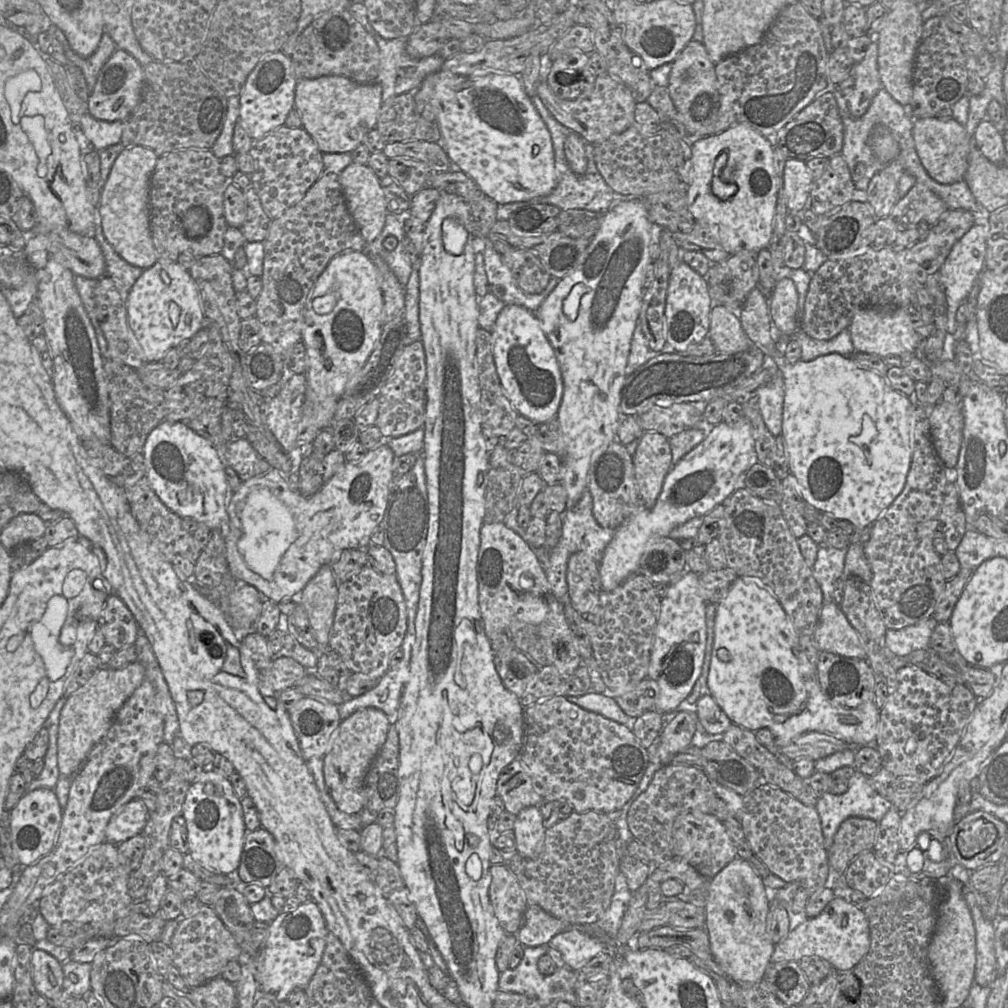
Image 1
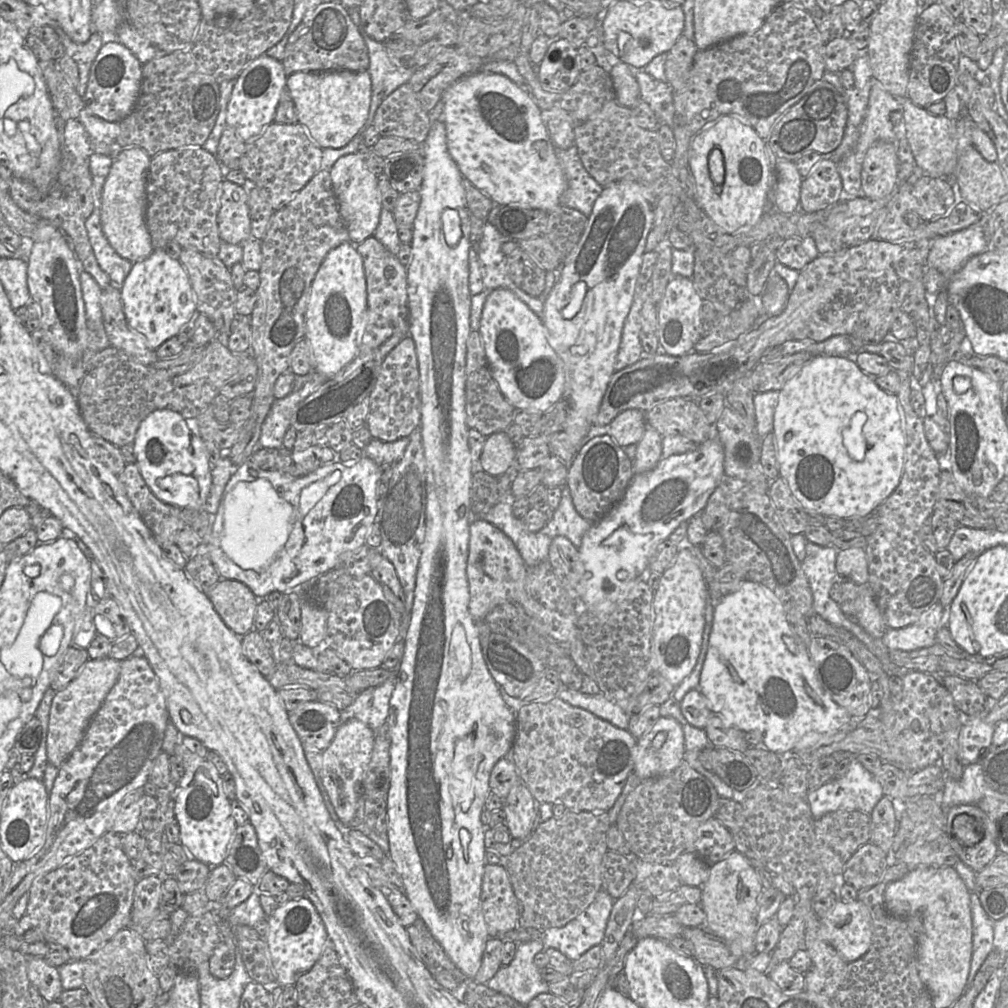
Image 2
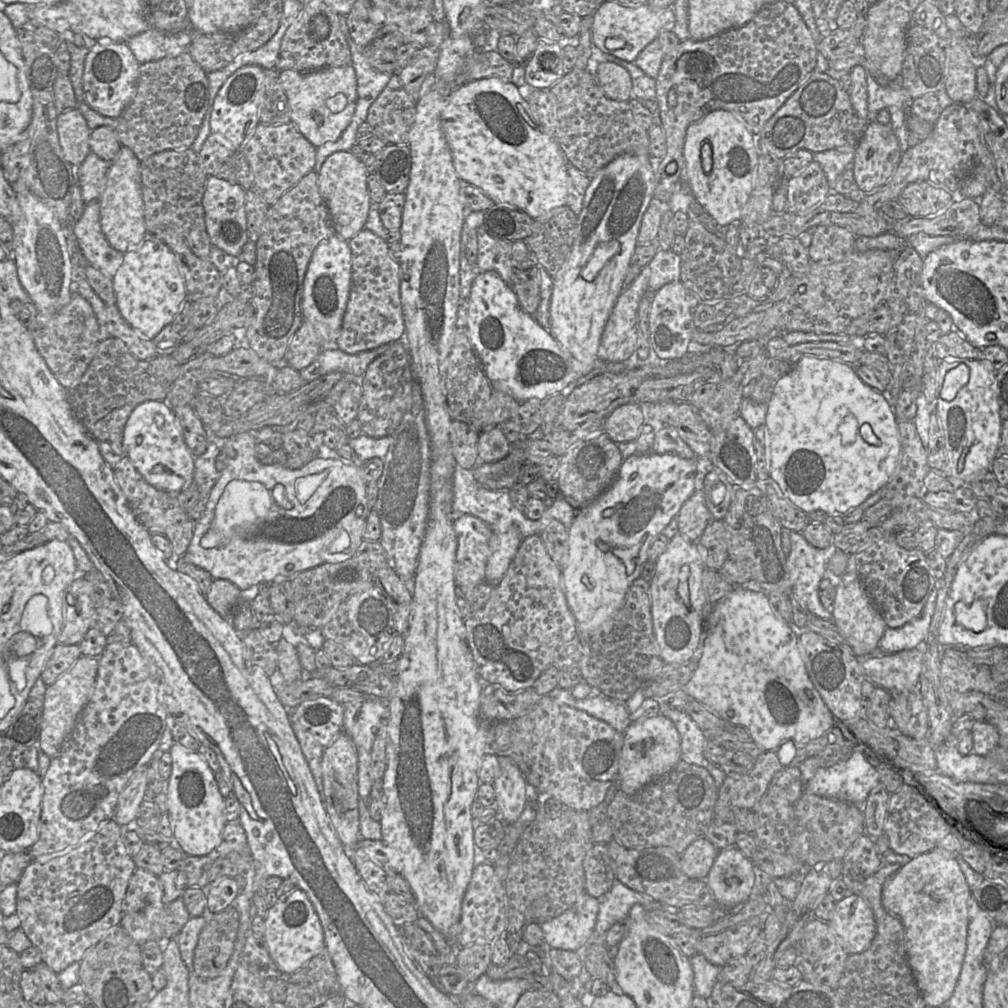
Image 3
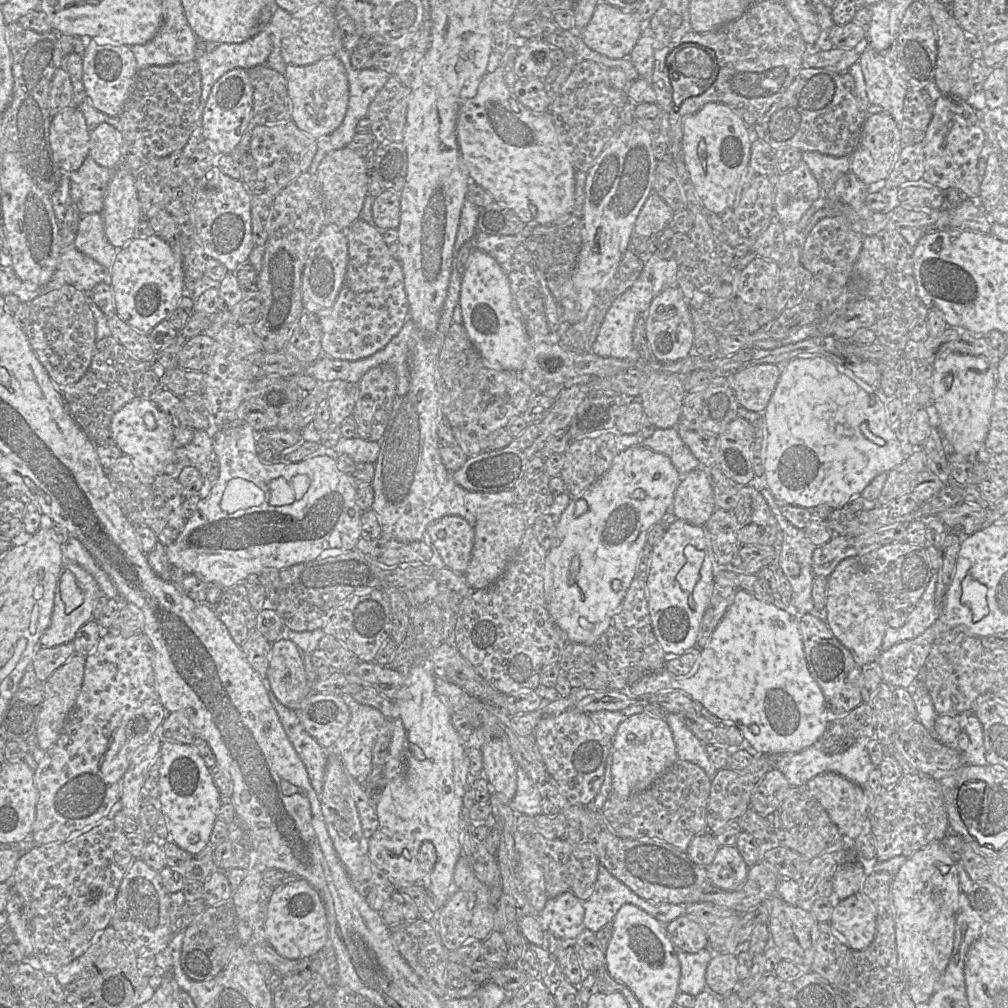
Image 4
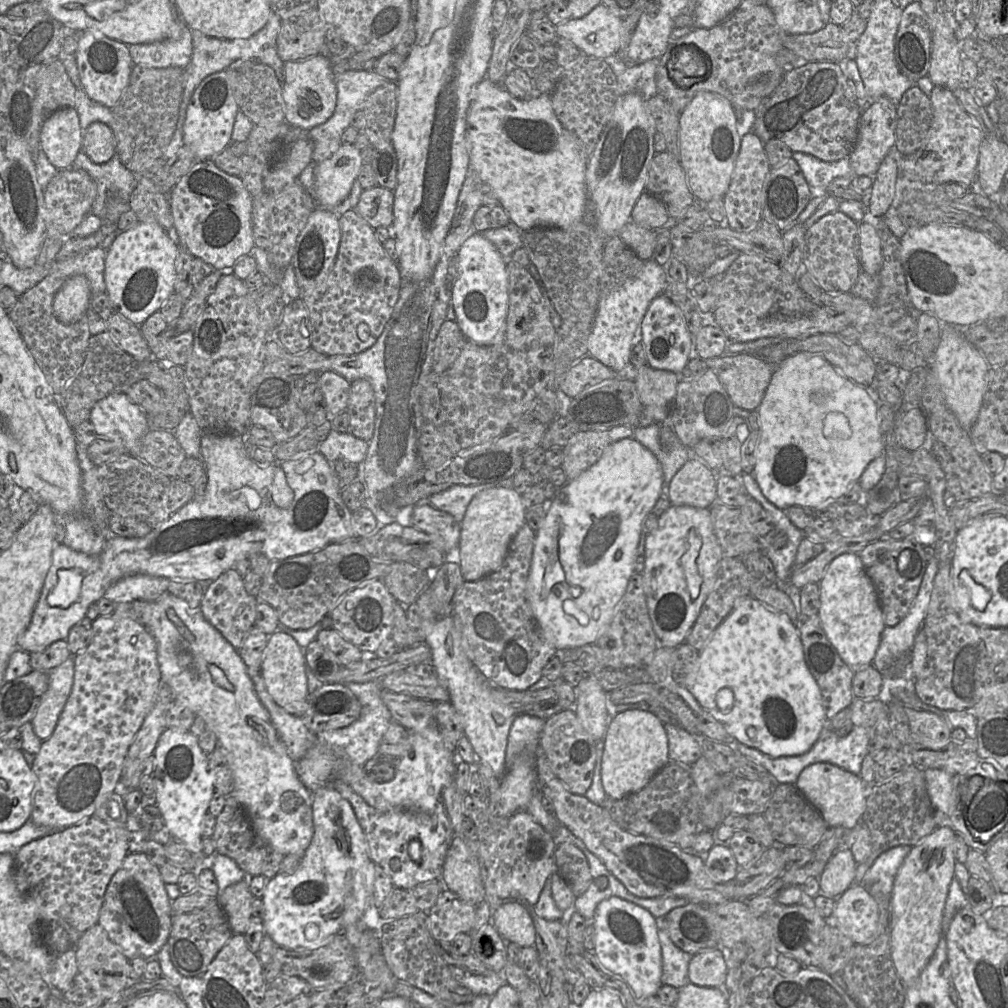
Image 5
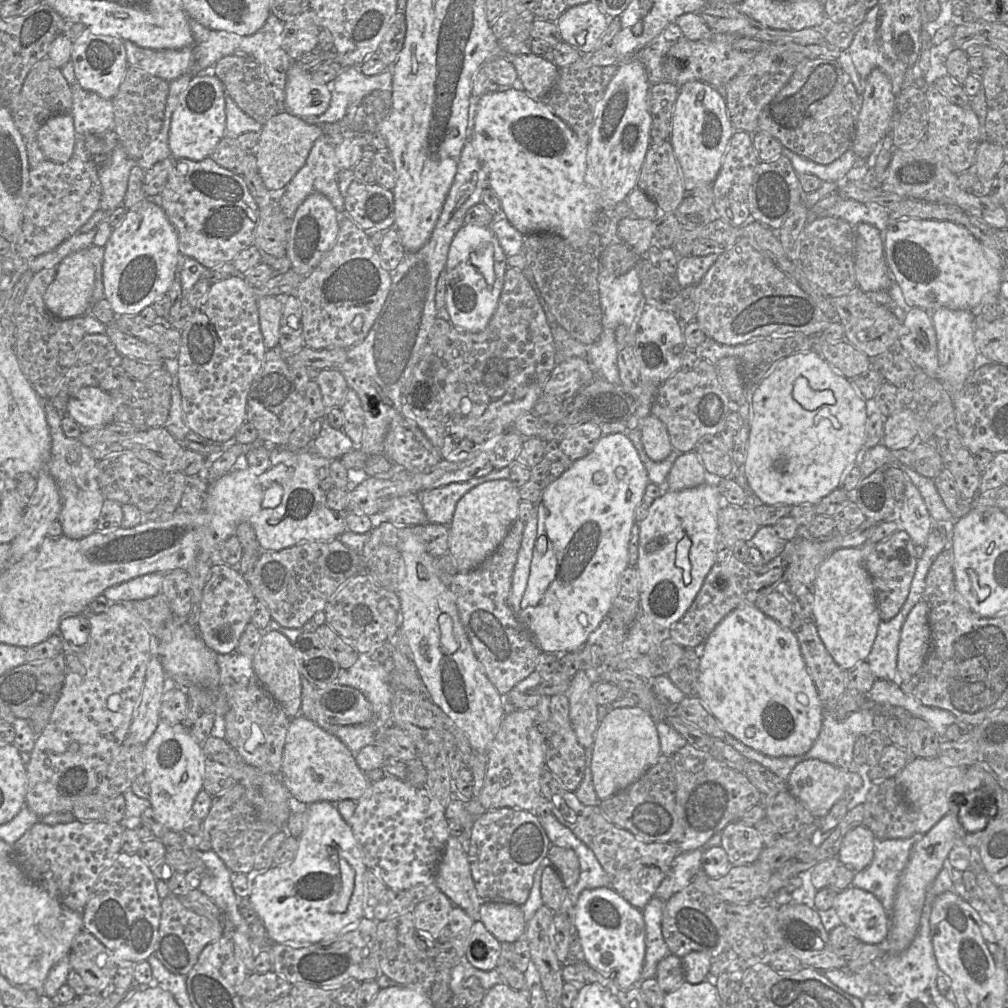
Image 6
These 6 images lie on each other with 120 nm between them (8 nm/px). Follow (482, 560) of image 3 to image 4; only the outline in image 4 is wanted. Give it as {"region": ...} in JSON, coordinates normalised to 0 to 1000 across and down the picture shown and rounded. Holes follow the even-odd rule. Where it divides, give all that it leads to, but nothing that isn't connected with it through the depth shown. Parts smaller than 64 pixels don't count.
{"region":[[[443,511],[429,518],[423,535],[438,552],[441,562],[461,568],[469,547],[470,522],[456,512]]]}

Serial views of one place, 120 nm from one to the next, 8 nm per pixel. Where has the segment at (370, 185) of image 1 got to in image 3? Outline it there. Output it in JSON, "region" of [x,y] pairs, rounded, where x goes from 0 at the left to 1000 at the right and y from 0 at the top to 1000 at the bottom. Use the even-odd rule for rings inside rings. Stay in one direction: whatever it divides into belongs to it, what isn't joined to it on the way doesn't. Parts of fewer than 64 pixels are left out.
{"region":[[[348,150],[328,153],[315,173],[316,189],[326,207],[332,231],[343,239],[362,226],[368,204],[364,176],[361,163]]]}

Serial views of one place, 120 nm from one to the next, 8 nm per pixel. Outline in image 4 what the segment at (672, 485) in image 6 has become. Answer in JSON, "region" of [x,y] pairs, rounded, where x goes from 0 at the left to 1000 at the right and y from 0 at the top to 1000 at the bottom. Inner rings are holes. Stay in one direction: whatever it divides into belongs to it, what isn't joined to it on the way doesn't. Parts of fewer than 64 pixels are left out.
{"region":[[[699,464],[687,466],[677,473],[668,497],[672,515],[689,522],[699,522],[710,504],[707,484]]]}

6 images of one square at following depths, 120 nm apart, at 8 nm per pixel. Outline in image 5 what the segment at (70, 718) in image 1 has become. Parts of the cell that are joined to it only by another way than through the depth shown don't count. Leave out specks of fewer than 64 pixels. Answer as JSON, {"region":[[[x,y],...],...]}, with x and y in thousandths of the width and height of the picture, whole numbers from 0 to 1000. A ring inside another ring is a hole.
{"region":[[[68,652],[49,667],[49,680],[32,713],[36,730],[47,734],[55,724],[73,676],[73,653]]]}

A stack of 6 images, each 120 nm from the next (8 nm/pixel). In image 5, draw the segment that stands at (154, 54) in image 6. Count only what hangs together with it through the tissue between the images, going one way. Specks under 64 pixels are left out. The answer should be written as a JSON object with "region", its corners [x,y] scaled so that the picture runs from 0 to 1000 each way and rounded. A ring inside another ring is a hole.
{"region":[[[182,25],[177,39],[127,46],[133,65],[184,67],[188,63],[191,53],[190,30]]]}

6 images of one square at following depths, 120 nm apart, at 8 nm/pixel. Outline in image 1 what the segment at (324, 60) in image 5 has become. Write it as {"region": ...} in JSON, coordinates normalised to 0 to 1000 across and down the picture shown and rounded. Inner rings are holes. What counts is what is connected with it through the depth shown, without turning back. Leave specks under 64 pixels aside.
{"region":[[[319,75],[296,79],[293,88],[293,107],[297,111],[301,127],[313,139],[319,152],[349,152],[363,133],[373,126],[379,104],[379,87],[375,81],[355,82],[341,75]]]}

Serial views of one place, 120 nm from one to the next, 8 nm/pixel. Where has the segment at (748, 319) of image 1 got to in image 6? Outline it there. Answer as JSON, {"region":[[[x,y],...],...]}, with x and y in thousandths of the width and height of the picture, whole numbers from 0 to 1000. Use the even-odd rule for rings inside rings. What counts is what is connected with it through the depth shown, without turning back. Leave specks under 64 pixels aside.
{"region":[[[809,348],[775,356],[745,386],[745,420],[740,457],[736,466],[746,487],[760,501],[811,500],[832,483],[841,462],[852,460],[858,438],[859,397],[844,378]]]}

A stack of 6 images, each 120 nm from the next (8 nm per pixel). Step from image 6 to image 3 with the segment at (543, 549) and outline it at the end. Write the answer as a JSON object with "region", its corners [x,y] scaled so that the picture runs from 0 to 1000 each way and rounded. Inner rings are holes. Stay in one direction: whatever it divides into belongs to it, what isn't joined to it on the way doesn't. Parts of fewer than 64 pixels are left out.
{"region":[[[649,448],[631,449],[618,456],[613,469],[605,482],[590,496],[573,506],[563,526],[563,561],[558,563],[558,576],[563,601],[570,613],[573,626],[588,626],[606,614],[619,597],[621,588],[627,578],[635,572],[637,563],[643,556],[643,546],[649,534],[658,528],[664,518],[673,511],[678,499],[690,486],[692,455],[679,455],[669,450],[651,450]]]}

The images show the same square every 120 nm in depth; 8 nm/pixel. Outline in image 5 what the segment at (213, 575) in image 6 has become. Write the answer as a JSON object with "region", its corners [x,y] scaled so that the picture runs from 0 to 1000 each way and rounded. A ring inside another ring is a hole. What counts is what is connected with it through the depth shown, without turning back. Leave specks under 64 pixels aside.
{"region":[[[228,564],[206,578],[198,599],[198,606],[203,614],[237,646],[245,629],[253,622],[255,598],[256,594],[247,590],[243,585],[241,572],[232,564]]]}

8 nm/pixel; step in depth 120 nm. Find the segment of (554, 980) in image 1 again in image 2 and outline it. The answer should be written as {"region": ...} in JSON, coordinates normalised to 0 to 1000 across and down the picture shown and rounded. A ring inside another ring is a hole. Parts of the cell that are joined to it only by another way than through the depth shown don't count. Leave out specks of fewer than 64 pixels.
{"region":[[[529,931],[523,935],[512,936],[512,938],[513,942],[507,955],[503,958],[497,958],[481,976],[486,981],[507,989],[519,998],[523,998],[530,989],[545,983],[545,975],[539,972],[536,961],[530,956],[531,947],[540,944],[542,940],[536,931]]]}

